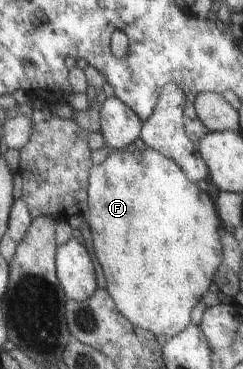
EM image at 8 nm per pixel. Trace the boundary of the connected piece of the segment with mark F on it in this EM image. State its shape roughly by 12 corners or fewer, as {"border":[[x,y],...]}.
{"border":[[152,148],[88,176],[106,291],[186,329],[222,263],[210,196]]}

